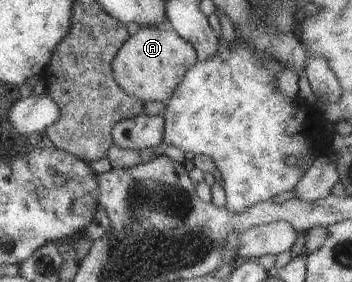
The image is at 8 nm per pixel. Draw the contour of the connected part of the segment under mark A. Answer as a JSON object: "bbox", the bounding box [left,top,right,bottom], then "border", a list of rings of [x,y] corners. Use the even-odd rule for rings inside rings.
{"bbox":[112,24,198,103],"border":[[[159,24],[157,27],[144,25],[143,27],[139,26],[137,34],[130,36],[121,46],[121,49],[112,61],[112,68],[116,82],[120,88],[123,88],[124,92],[134,95],[143,102],[159,101],[166,103],[173,97],[174,89],[183,81],[187,70],[197,62],[198,57],[195,48],[179,36],[171,26],[168,24]]]}

